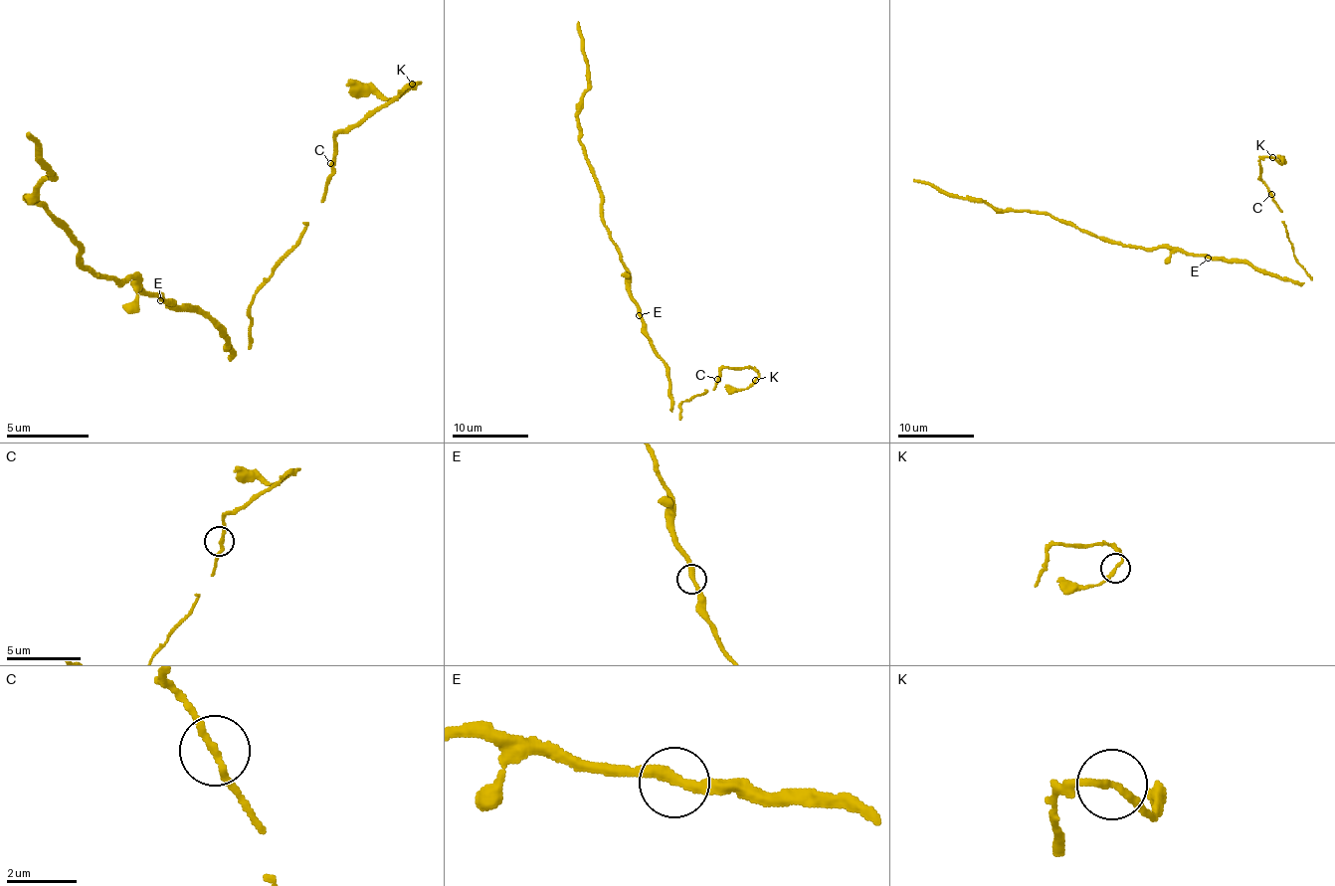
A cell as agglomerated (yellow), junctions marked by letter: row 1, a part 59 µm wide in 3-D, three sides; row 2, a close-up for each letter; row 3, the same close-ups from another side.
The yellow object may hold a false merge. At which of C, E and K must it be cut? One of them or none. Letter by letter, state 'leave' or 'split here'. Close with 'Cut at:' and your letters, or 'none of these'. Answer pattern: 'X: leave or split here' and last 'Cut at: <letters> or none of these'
C: leave
E: leave
K: leave
Cut at: none of these

